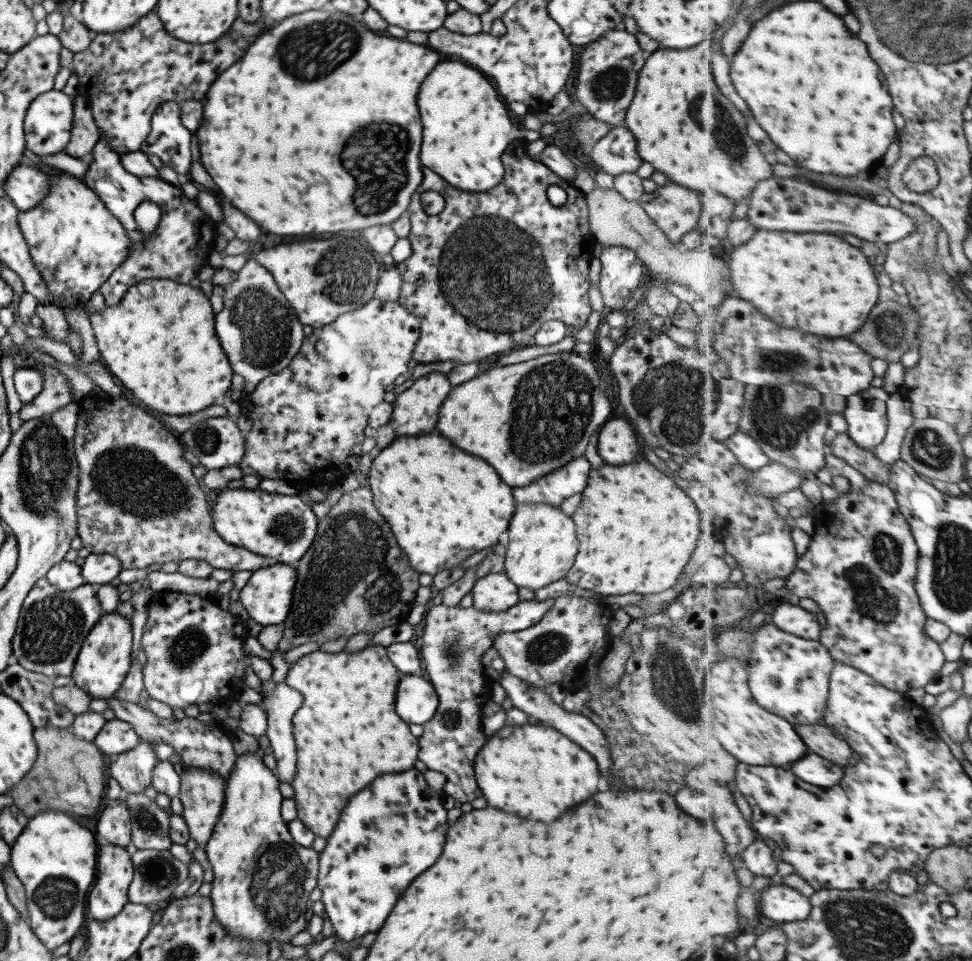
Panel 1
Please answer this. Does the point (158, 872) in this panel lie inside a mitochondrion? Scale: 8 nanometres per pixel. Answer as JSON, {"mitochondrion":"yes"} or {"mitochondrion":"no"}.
{"mitochondrion":"yes"}

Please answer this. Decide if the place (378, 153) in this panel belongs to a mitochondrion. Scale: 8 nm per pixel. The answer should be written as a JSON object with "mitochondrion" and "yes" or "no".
{"mitochondrion":"yes"}

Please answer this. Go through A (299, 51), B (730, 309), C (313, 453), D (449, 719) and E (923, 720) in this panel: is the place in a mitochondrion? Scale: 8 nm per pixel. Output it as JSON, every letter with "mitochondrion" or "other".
{"A":"mitochondrion","B":"other","C":"other","D":"mitochondrion","E":"other"}

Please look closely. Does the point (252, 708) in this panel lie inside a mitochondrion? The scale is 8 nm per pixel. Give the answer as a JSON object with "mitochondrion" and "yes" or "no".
{"mitochondrion":"no"}

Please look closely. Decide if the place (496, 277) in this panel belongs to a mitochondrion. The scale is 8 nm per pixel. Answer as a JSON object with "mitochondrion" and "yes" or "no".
{"mitochondrion":"yes"}

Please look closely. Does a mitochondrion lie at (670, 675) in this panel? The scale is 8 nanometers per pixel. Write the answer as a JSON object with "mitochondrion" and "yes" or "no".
{"mitochondrion":"yes"}

